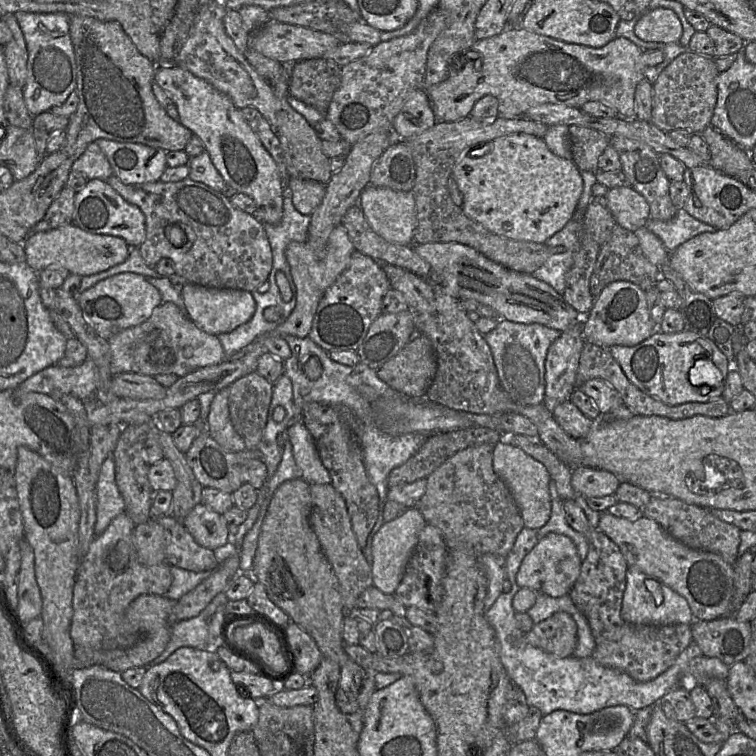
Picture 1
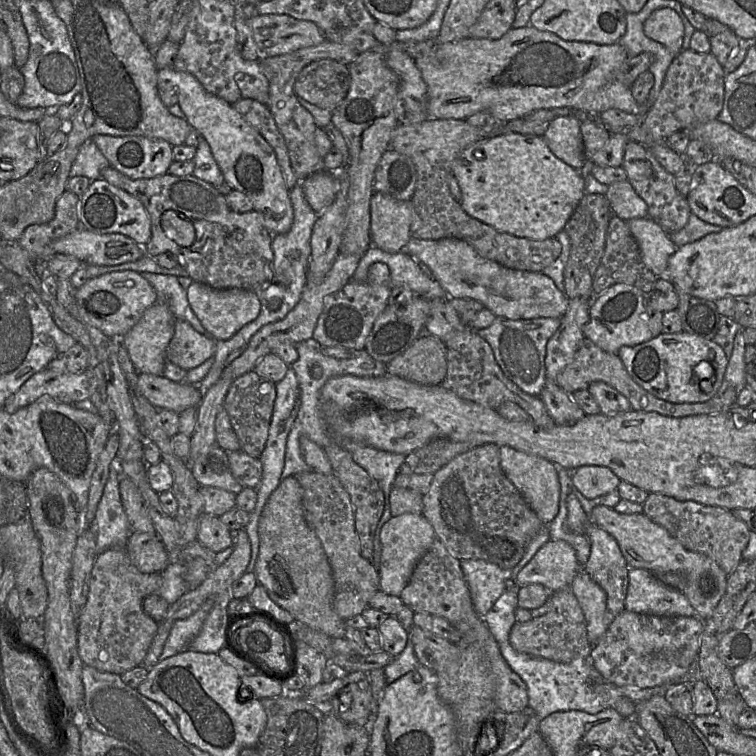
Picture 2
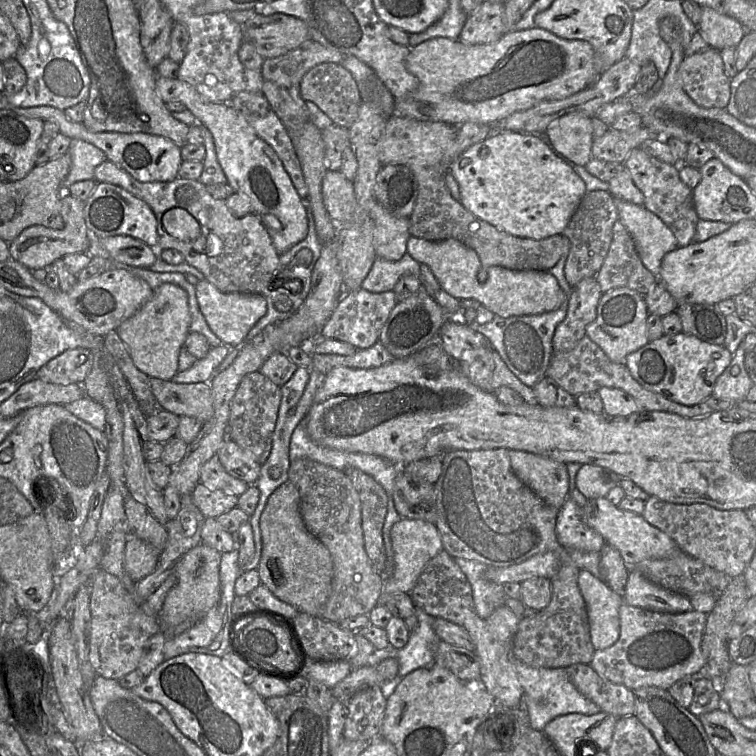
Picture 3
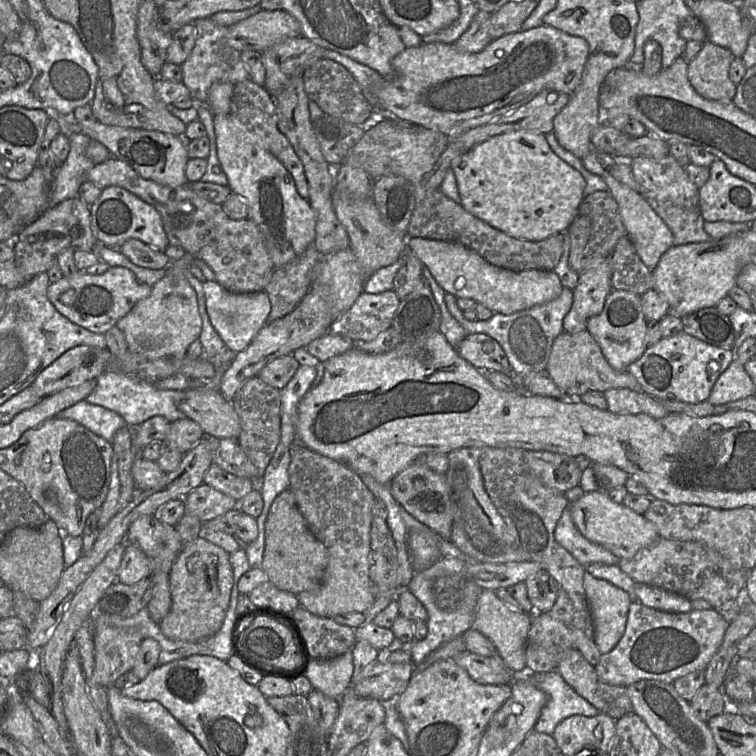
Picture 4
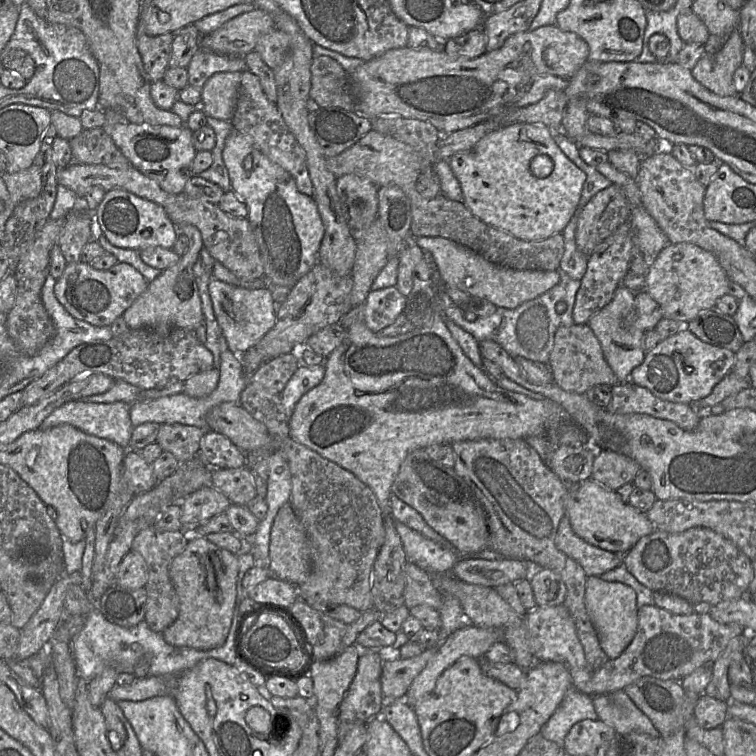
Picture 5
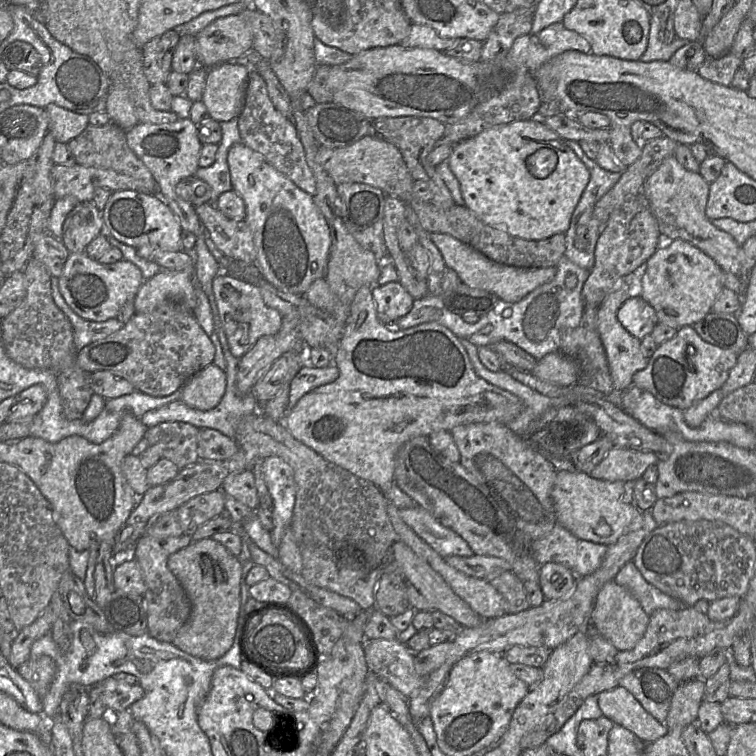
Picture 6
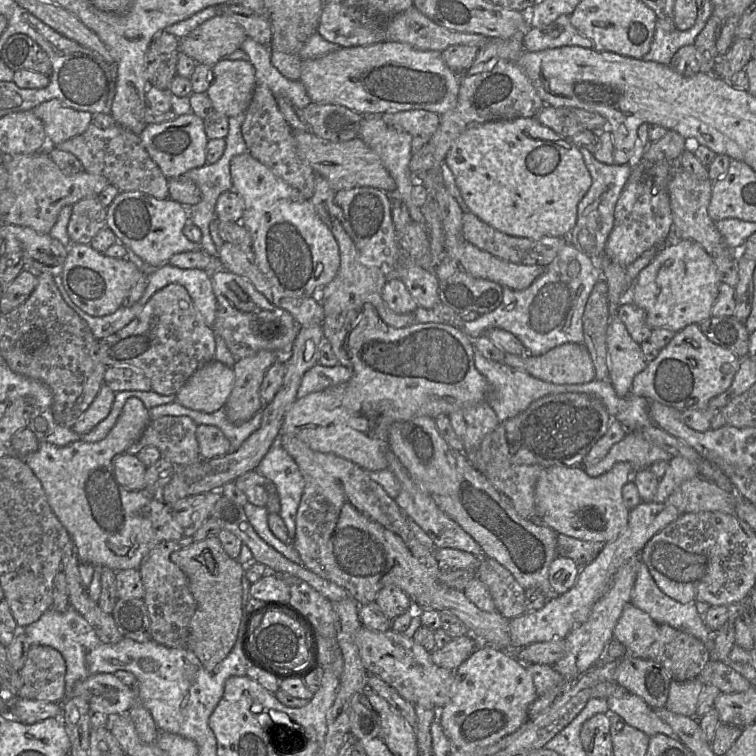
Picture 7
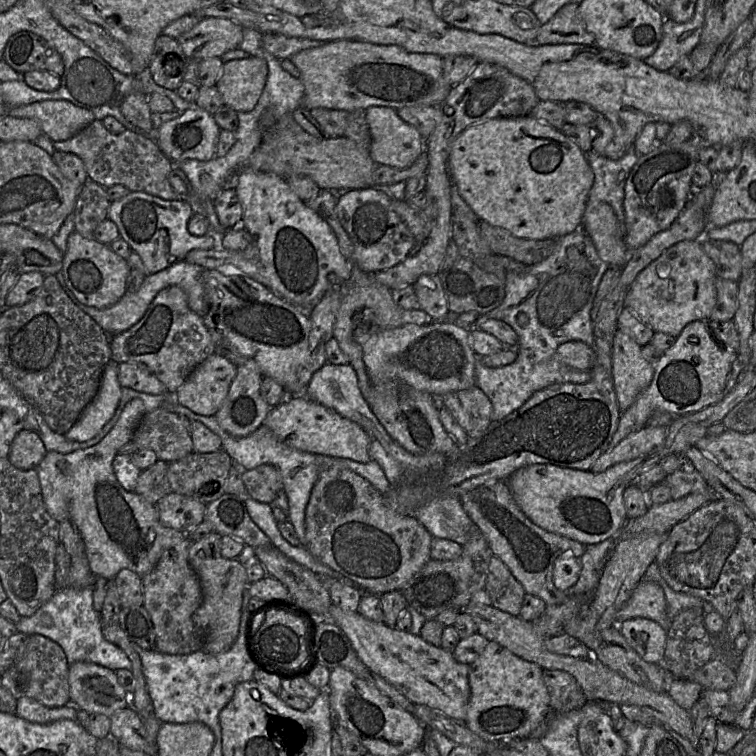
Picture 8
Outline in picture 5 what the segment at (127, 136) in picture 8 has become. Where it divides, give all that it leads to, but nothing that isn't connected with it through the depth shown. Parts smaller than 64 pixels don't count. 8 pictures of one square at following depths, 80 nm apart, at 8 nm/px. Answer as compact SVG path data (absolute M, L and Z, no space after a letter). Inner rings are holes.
M103 127L85 129L69 142L74 159L73 162L82 164L102 164L111 168L132 166L130 161L116 146L111 136L104 130Z

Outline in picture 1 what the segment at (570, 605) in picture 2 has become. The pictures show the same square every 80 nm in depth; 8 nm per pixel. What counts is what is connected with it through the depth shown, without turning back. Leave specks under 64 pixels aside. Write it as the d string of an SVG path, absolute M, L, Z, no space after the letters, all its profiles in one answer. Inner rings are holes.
M561 611L534 624L524 636L529 644L556 657L565 658L573 655L577 632L577 623L573 617Z

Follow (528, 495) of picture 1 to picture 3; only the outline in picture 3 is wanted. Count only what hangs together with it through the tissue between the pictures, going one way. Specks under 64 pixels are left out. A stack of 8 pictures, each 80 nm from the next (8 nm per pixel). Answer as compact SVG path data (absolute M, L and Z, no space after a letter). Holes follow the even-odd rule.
M509 450L511 469L547 505L560 509L569 492L567 464L524 451Z

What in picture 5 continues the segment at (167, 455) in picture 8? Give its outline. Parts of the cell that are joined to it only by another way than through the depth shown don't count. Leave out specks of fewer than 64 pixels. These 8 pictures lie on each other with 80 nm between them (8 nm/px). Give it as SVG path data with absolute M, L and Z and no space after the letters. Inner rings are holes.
M180 423L160 424L156 441L163 451L170 452L179 463L199 456L202 428Z

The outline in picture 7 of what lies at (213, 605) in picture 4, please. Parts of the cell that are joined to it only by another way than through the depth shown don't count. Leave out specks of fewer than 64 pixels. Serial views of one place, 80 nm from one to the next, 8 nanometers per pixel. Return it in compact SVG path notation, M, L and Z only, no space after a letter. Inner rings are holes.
M217 536L195 541L170 555L186 575L196 610L189 624L186 648L197 656L207 671L224 660L232 650L242 621L242 576L244 567L224 551Z

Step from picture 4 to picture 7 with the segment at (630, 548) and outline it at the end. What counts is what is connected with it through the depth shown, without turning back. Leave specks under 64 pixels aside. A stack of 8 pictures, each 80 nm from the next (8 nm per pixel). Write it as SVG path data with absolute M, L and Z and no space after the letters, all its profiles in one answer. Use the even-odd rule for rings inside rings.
M628 462L615 464L598 477L590 477L581 466L544 467L535 485L535 520L557 533L608 543L628 524L631 510L623 501L622 488L632 481L634 474L635 469Z

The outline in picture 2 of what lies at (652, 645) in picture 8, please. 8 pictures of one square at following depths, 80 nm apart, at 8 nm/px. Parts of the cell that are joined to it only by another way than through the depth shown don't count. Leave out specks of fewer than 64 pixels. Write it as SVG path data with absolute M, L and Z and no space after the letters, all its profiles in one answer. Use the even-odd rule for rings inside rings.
M582 568L574 577L571 588L584 613L588 640L594 645L610 626L606 592Z

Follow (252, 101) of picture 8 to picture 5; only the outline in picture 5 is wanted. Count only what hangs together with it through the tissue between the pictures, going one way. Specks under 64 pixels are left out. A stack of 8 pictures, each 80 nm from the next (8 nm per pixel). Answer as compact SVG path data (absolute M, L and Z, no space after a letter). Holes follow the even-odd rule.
M219 72L211 76L202 88L201 109L206 116L231 121L233 118L241 72Z

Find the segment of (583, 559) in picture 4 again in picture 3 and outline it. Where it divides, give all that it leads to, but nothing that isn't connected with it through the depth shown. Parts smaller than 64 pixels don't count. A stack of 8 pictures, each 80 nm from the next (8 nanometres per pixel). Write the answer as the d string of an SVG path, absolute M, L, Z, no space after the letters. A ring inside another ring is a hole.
M570 497L559 510L556 522L557 540L567 549L600 552L606 541L584 524L581 507Z

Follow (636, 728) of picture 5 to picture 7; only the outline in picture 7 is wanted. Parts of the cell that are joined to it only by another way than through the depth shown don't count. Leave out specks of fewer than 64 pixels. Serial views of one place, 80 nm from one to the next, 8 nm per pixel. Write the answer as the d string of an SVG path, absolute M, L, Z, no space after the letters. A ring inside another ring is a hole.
M625 689L623 692L606 699L609 712L621 716L627 724L637 728L649 737L656 734L664 734L680 741L680 738L673 732L671 726L661 720L640 696Z

